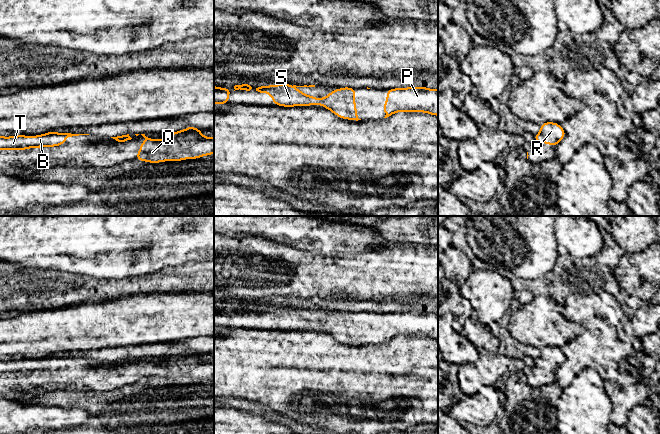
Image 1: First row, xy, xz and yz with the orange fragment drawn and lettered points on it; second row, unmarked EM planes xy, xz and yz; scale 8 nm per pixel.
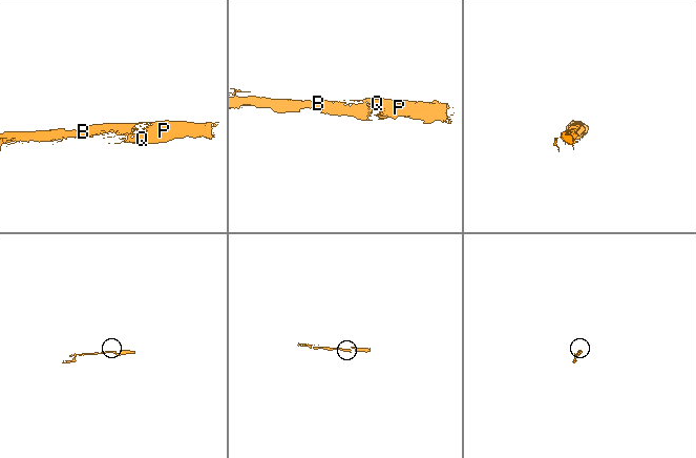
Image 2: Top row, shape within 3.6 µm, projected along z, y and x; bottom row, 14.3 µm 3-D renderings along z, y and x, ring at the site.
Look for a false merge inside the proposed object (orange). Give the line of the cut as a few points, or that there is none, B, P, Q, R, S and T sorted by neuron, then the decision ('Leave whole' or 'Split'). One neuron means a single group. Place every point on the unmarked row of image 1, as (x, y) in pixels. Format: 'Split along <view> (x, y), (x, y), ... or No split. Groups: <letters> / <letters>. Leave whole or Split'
No split. Groups: B P Q R S T. Leave whole

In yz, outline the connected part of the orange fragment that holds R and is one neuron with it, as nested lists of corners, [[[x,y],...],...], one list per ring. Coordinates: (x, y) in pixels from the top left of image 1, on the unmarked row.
[[[544,346],[540,352],[540,356],[533,360],[534,366],[546,367],[556,371],[566,359],[562,350],[555,346]]]

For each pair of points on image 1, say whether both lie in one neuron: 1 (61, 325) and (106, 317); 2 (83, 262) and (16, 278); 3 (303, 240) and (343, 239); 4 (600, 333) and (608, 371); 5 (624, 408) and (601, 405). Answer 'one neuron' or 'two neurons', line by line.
1: one neuron
2: two neurons
3: one neuron
4: one neuron
5: two neurons

